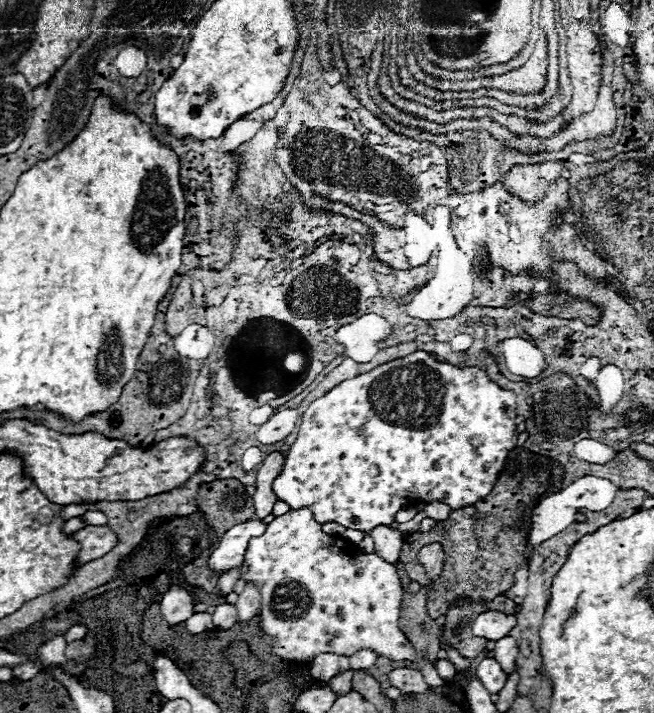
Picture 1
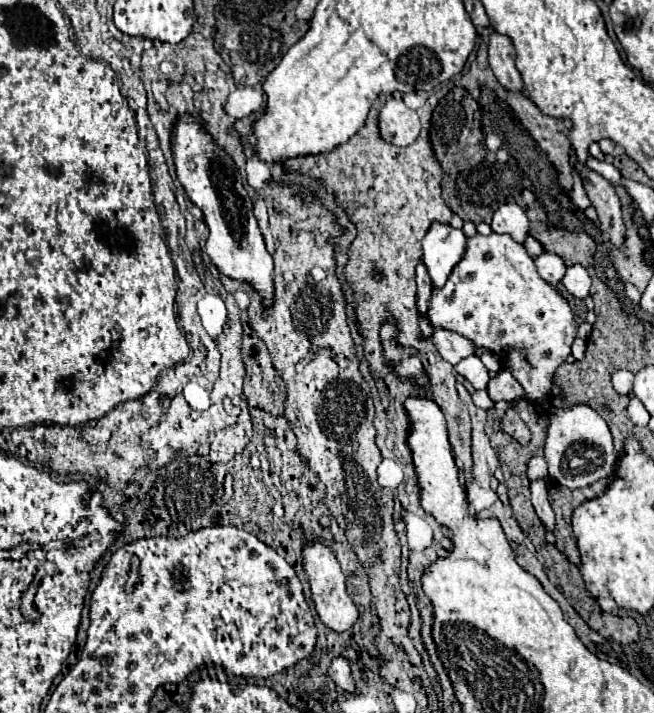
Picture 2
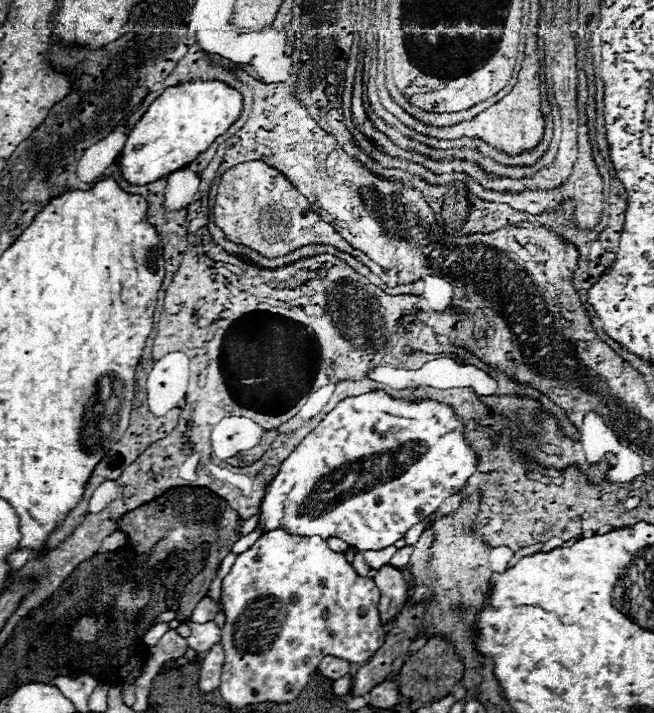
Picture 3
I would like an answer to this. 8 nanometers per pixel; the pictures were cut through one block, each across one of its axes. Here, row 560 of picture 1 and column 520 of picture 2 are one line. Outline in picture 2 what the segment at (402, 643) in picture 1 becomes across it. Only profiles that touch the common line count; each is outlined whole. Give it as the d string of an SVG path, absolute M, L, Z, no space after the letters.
M476 234L466 242L468 246L464 250L464 258L454 266L452 274L448 276L448 282L442 288L432 288L426 318L436 330L444 328L456 332L468 338L476 348L486 348L492 354L496 354L502 366L520 382L526 398L542 402L550 392L556 368L568 358L570 346L576 338L576 326L570 304L556 288L552 288L548 282L540 278L534 260L526 254L524 246L508 238L508 234Z

